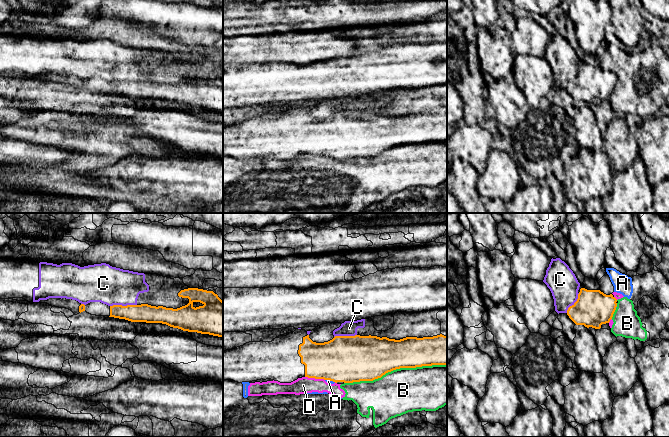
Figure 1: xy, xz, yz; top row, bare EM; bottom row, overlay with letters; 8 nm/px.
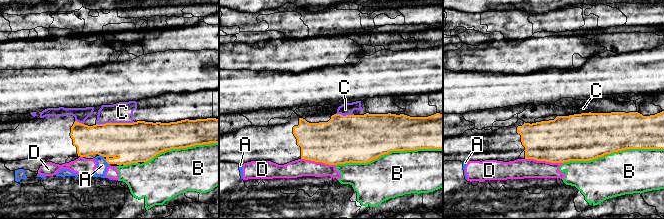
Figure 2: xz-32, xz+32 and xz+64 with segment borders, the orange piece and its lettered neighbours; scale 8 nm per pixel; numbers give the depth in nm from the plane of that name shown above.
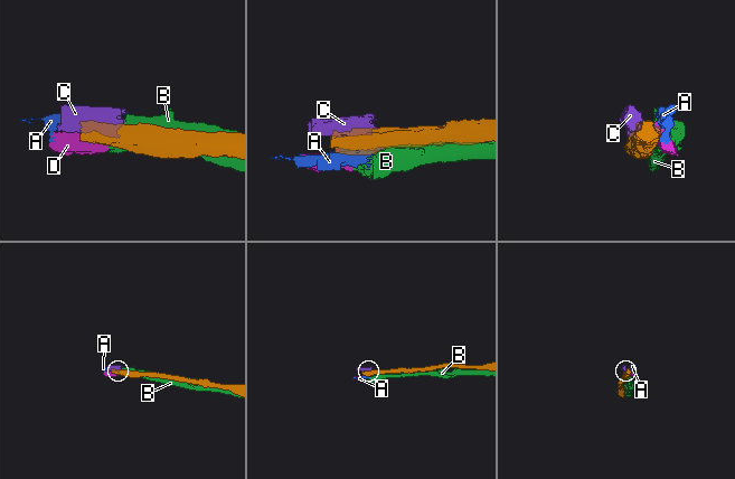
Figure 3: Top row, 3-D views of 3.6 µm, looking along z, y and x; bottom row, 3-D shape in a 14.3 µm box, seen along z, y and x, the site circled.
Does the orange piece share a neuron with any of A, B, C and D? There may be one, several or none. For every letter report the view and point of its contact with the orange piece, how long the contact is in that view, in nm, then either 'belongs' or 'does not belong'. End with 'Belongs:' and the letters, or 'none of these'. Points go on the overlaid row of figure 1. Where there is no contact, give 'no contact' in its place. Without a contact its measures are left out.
A: xz (330, 380) | 90 nm | does not belong
B: xz (395, 369) | 850 nm | does not belong
C: xy (123, 306) | 220 nm | does not belong
D: xz (315, 378) | 160 nm | does not belong
Belongs: none of these

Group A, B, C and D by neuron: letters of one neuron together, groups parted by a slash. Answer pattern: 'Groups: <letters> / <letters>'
Groups: A B D / C

